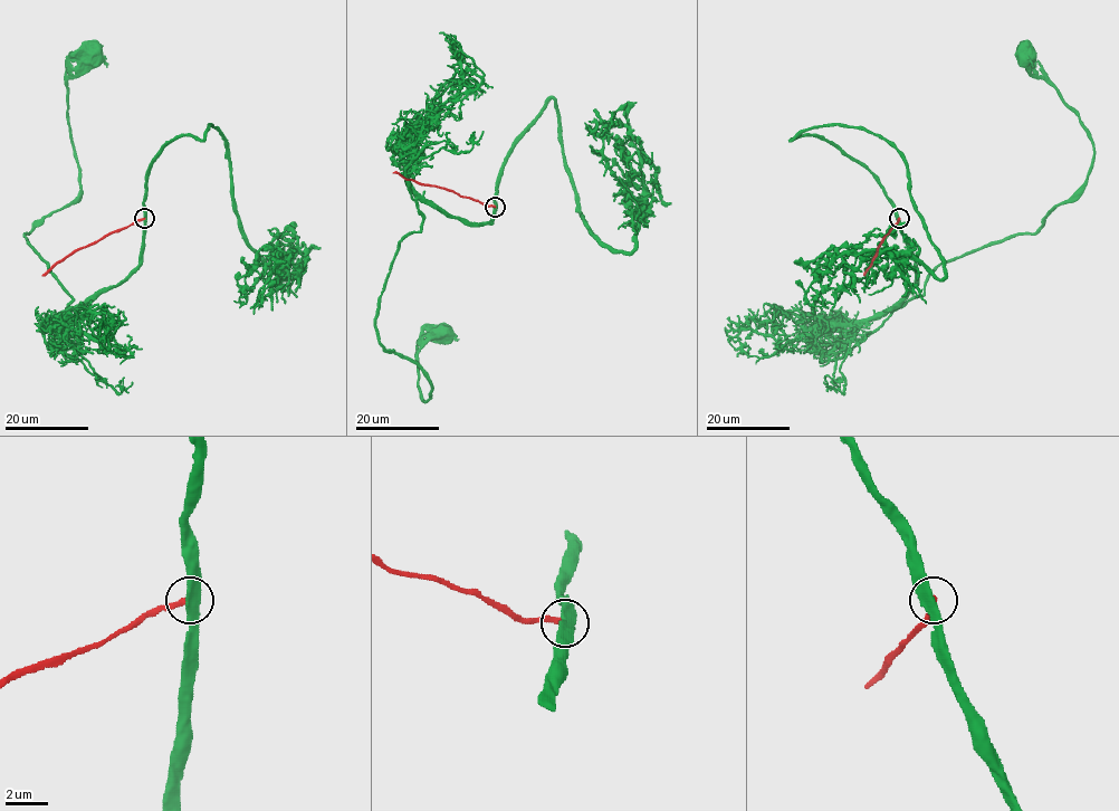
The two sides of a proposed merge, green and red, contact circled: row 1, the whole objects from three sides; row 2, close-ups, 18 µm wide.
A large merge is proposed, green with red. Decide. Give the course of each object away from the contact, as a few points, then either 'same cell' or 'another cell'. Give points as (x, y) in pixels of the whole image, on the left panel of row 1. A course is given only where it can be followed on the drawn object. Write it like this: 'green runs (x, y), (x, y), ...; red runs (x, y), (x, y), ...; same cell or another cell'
green runs (144, 219), (139, 265), (66, 309), (72, 296), (26, 235), (78, 196), (67, 80), (92, 55); red runs (144, 218), (73, 250), (41, 275); another cell

